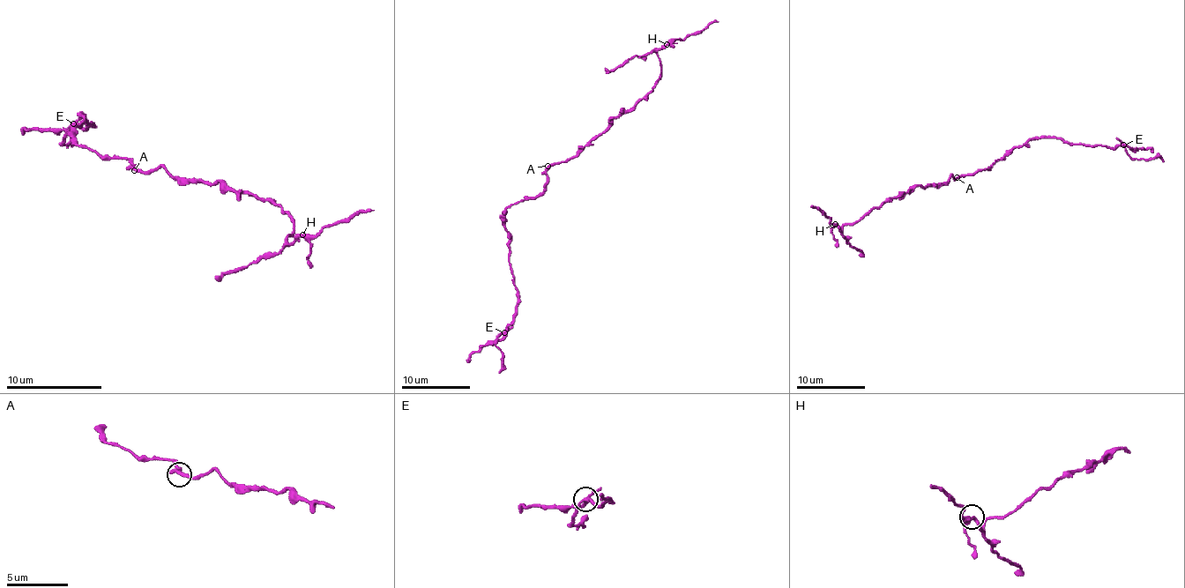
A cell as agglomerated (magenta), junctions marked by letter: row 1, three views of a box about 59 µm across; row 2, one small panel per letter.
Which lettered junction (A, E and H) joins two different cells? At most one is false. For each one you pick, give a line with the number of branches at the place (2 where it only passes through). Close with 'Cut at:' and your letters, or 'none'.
E: branches 4
Cut at: E

